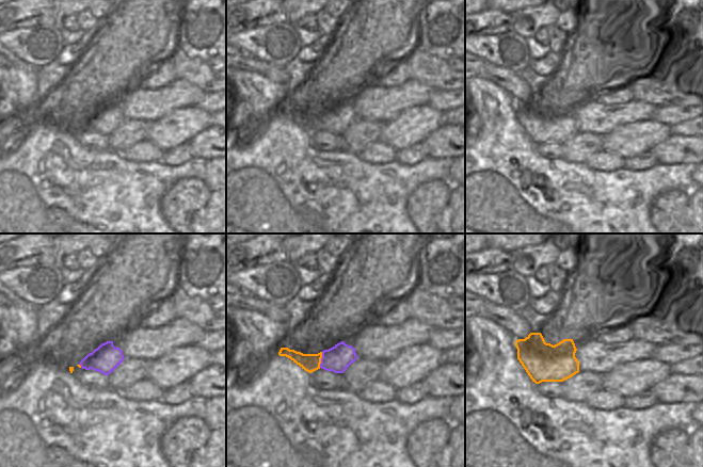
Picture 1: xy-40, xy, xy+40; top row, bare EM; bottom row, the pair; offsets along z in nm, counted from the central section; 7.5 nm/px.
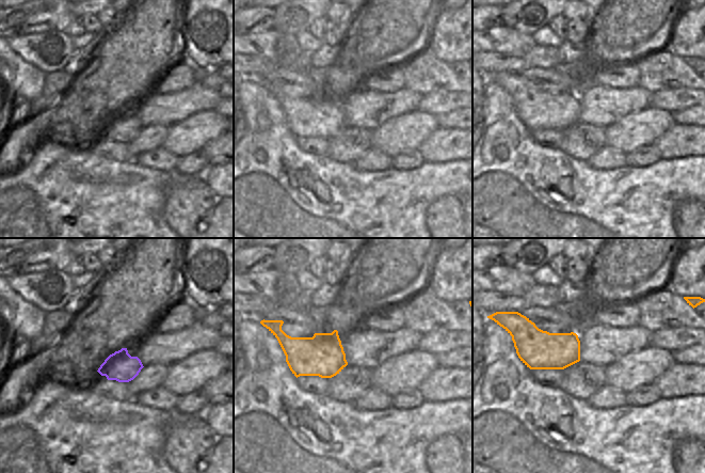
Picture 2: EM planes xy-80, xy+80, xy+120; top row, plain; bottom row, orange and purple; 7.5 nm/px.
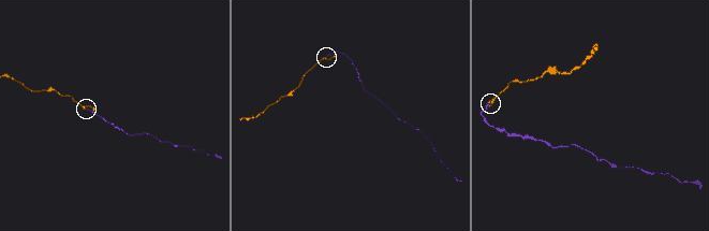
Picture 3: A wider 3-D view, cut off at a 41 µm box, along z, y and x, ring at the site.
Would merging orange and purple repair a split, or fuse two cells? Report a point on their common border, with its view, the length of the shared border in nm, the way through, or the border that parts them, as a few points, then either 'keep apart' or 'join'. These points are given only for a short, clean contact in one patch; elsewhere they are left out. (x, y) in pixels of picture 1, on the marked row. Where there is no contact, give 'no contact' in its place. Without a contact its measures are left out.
xy (320, 359) | 120 nm | across xy (310, 363), (320, 359), (337, 358) | join

